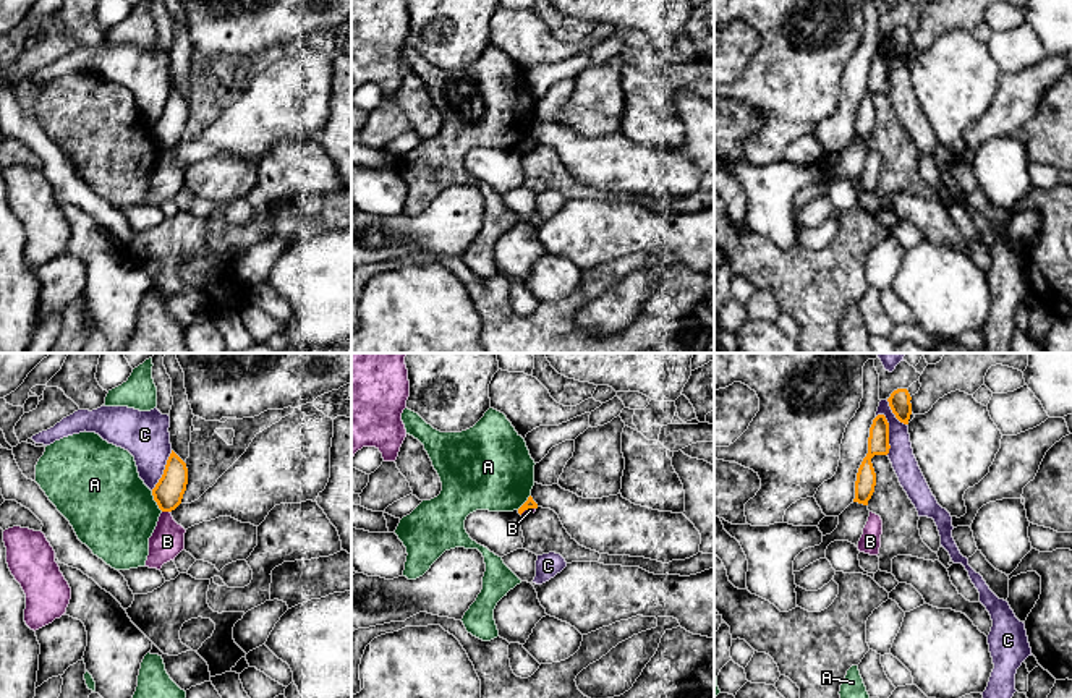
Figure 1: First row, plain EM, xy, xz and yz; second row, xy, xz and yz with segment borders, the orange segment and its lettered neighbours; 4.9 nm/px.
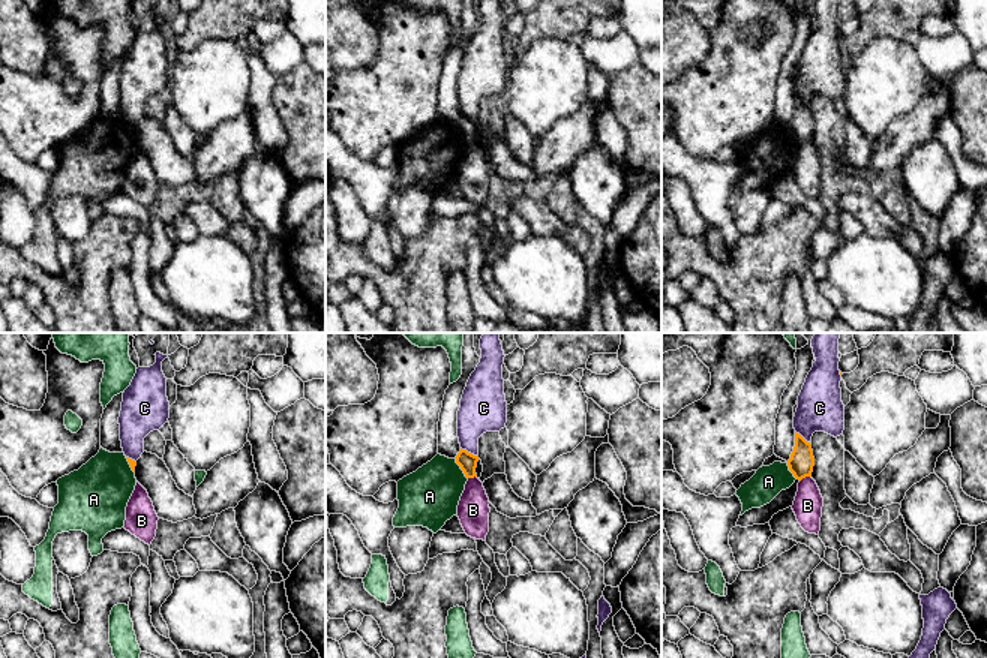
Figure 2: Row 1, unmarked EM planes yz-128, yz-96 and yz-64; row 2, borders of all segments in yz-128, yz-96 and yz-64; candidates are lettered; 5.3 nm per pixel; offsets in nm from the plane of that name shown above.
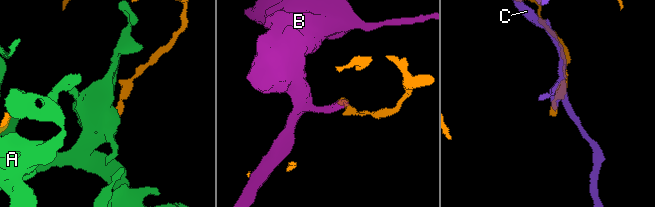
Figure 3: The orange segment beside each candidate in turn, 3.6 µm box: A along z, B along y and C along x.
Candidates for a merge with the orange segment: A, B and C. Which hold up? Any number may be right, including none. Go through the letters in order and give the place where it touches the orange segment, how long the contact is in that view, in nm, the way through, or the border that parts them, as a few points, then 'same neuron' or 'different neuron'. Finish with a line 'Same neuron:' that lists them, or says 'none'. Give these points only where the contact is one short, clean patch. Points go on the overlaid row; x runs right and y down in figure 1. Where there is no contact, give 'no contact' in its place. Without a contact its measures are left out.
A: meets orange in xy at (156, 501); contact 120 nm long; different neuron
B: meets orange in xy at (165, 510); contact 40 nm long; border along xy (162, 510), (169, 512); different neuron
C: meets orange in yz at (888, 433); contact 220 nm long; different neuron
Same neuron: none

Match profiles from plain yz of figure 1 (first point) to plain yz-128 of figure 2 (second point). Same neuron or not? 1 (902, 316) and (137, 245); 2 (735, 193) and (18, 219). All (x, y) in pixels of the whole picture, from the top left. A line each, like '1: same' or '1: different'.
1: different
2: same

